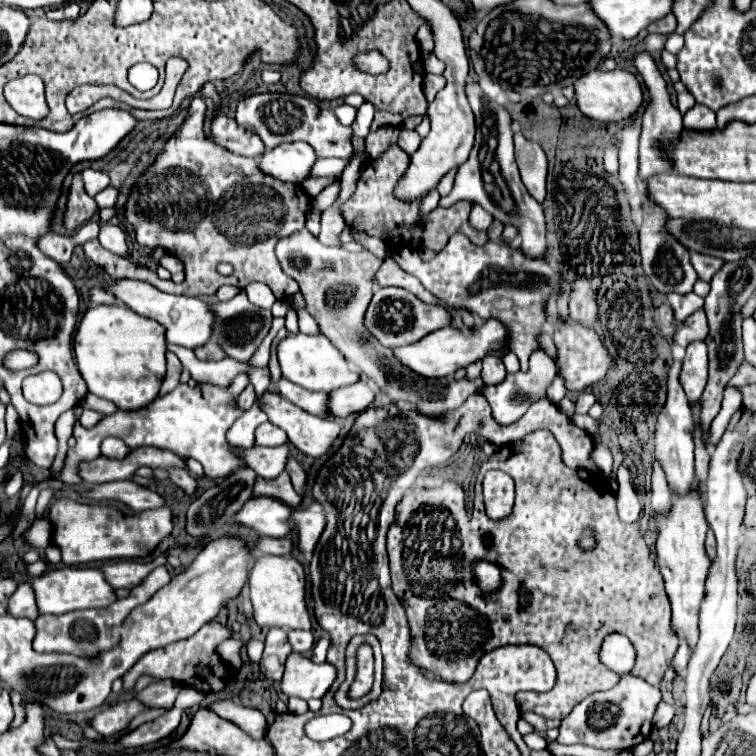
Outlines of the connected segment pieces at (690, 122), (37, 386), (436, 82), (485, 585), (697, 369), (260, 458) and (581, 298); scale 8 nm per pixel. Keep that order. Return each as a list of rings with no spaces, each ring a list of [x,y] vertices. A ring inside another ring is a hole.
[[[694,104],[684,114],[684,126],[686,128],[714,128],[716,126],[716,112],[710,108],[704,108],[704,104]]]
[[[40,372],[23,380],[22,391],[28,402],[50,404],[60,398],[62,382],[54,372]]]
[[[426,74],[426,76],[424,76],[424,96],[426,96],[426,100],[428,100],[428,102],[432,102],[432,100],[434,100],[434,96],[436,96],[436,92],[438,92],[438,90],[442,90],[442,88],[444,88],[444,84],[446,84],[444,76]]]
[[[480,560],[474,564],[474,580],[484,594],[492,594],[502,588],[500,568],[492,562],[486,562],[486,560]]]
[[[692,342],[686,350],[686,358],[680,372],[680,384],[688,400],[698,400],[708,378],[708,354],[704,342]]]
[[[254,446],[250,450],[236,448],[232,450],[248,468],[252,468],[260,478],[264,480],[274,480],[284,472],[286,466],[286,456],[288,456],[288,446],[278,446],[278,448],[264,448],[264,446]]]
[[[576,278],[572,282],[572,294],[570,294],[570,316],[582,324],[594,326],[596,314],[598,308],[590,282],[586,278]]]

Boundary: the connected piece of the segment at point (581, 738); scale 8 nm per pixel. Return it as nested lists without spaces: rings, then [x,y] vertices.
[[[624,676],[614,688],[606,692],[594,692],[592,696],[576,704],[574,710],[568,714],[568,718],[562,720],[558,742],[586,744],[586,746],[594,746],[602,750],[634,748],[636,744],[648,738],[652,730],[652,716],[660,700],[662,700],[660,688],[650,686],[648,682],[636,676]]]

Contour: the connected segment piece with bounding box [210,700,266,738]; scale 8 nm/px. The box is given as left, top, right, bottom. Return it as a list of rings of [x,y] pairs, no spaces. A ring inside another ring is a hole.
[[[216,700],[210,706],[212,712],[226,720],[234,720],[244,732],[248,732],[252,738],[264,738],[266,736],[266,718],[260,710],[246,708],[242,704],[236,704],[232,700]]]

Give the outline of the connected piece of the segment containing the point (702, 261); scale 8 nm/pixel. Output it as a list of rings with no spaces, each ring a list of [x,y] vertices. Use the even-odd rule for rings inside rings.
[[[692,254],[690,256],[694,270],[698,272],[698,278],[704,282],[710,282],[714,272],[717,272],[724,264],[723,260],[712,256],[704,256],[704,254]]]

